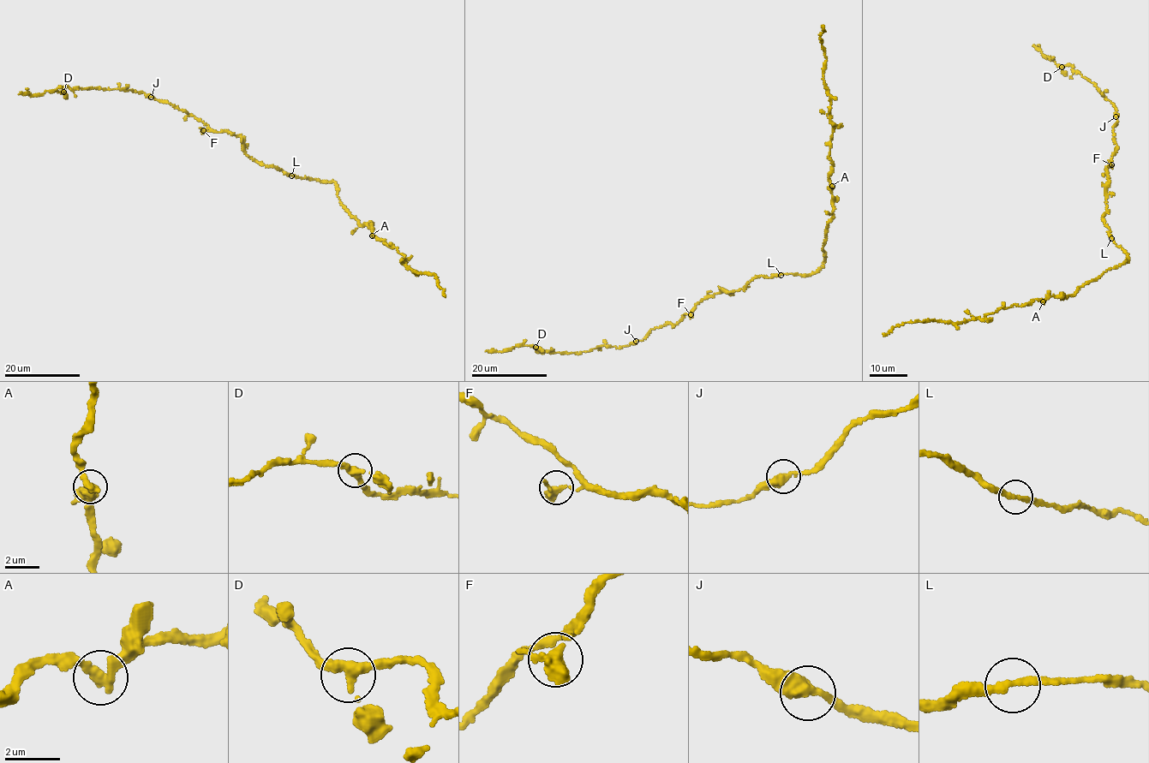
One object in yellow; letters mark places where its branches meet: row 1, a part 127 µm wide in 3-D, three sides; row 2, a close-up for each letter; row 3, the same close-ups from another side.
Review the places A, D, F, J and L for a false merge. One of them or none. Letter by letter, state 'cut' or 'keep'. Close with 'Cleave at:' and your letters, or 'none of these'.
A: keep
D: keep
F: keep
J: keep
L: keep
Cleave at: none of these

